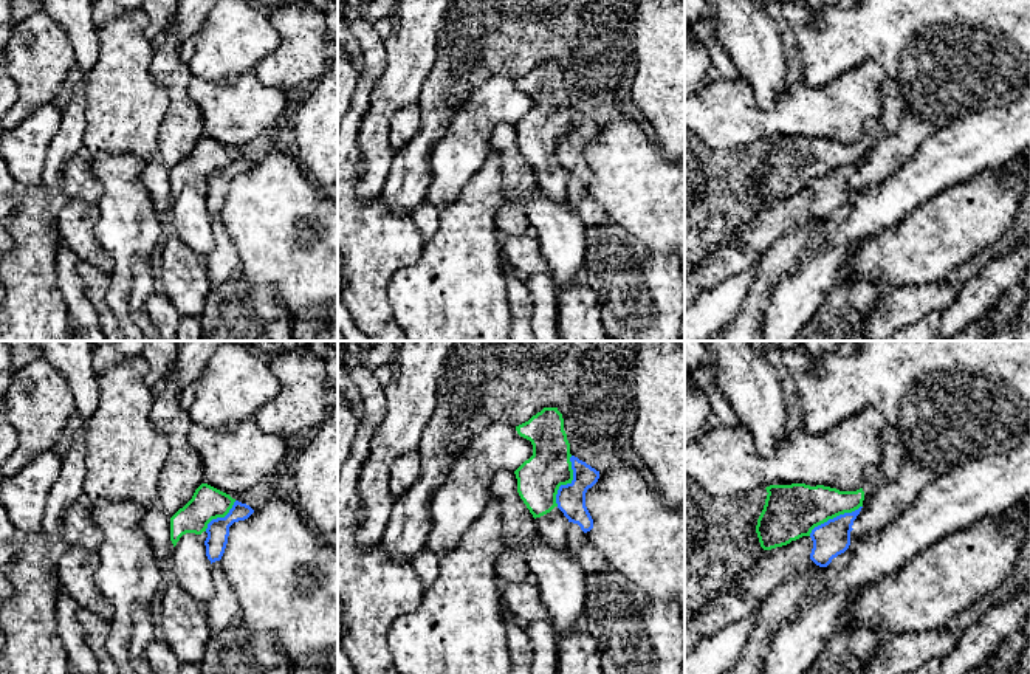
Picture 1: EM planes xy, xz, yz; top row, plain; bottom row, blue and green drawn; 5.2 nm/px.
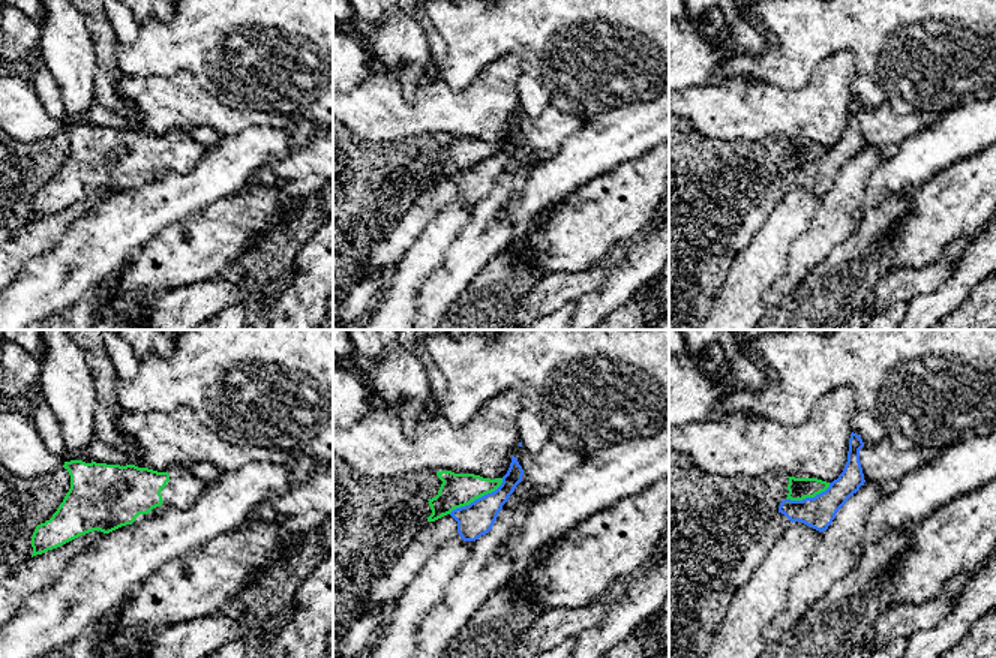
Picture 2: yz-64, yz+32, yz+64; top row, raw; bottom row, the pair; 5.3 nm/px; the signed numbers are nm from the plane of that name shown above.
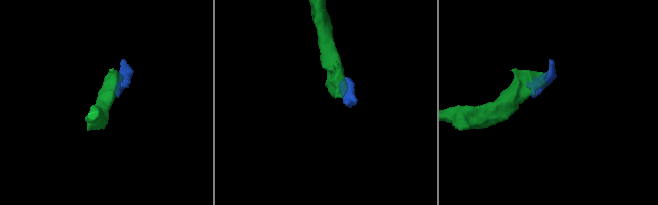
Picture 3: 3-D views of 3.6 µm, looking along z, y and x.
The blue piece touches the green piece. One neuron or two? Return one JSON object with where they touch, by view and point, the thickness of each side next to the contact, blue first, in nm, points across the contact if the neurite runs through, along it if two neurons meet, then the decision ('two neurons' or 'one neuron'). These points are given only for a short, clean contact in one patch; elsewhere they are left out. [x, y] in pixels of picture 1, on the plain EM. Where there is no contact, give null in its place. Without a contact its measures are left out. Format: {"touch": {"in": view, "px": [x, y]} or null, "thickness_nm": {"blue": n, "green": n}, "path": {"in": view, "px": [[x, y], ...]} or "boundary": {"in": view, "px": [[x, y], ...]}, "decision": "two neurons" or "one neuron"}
{"touch": {"in": "xz", "px": [567, 137]}, "thickness_nm": {"blue": 150, "green": 220}, "boundary": {"in": "xz", "px": [[572, 109], [572, 132], [559, 140], [556, 158]]}, "decision": "two neurons"}

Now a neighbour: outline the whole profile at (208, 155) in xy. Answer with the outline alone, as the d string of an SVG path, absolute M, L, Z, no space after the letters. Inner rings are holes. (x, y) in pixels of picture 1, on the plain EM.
M201 136L192 152L170 170L170 194L173 200L186 186L201 187L212 172L225 170L235 152L229 147Z

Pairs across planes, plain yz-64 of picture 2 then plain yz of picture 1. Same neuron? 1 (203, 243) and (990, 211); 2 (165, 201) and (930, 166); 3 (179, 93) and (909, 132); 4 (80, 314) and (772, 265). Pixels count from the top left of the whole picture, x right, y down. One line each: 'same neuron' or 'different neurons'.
1: same neuron
2: same neuron
3: different neurons
4: different neurons

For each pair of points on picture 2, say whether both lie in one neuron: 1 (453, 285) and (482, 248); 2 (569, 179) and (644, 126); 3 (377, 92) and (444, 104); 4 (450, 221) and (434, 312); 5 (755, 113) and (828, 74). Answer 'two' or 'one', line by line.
1: one
2: one
3: one
4: two
5: one

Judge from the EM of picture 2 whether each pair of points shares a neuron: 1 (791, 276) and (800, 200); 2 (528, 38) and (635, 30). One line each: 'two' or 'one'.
1: two
2: one

